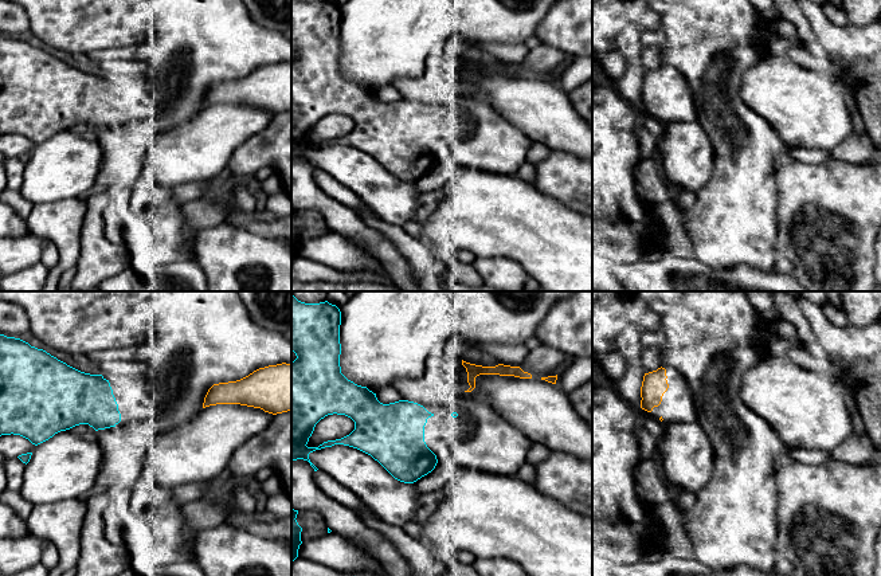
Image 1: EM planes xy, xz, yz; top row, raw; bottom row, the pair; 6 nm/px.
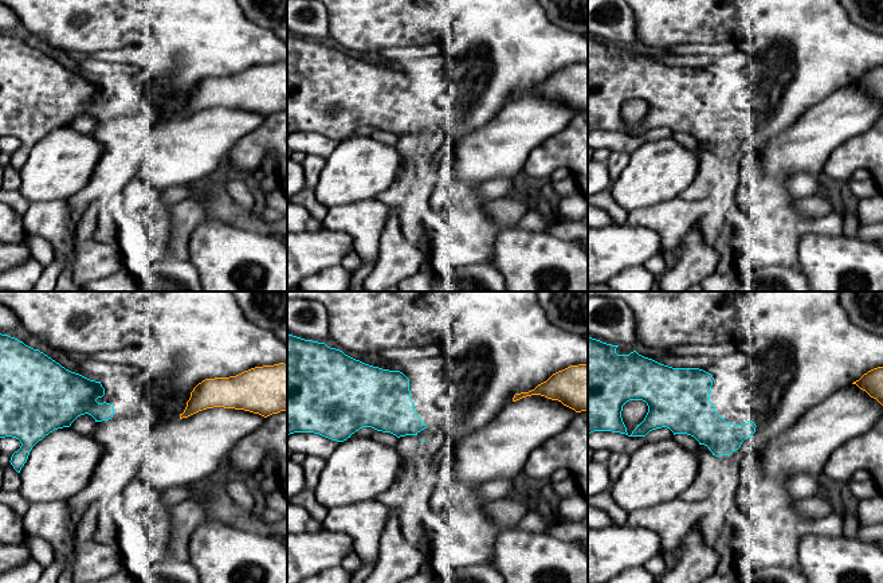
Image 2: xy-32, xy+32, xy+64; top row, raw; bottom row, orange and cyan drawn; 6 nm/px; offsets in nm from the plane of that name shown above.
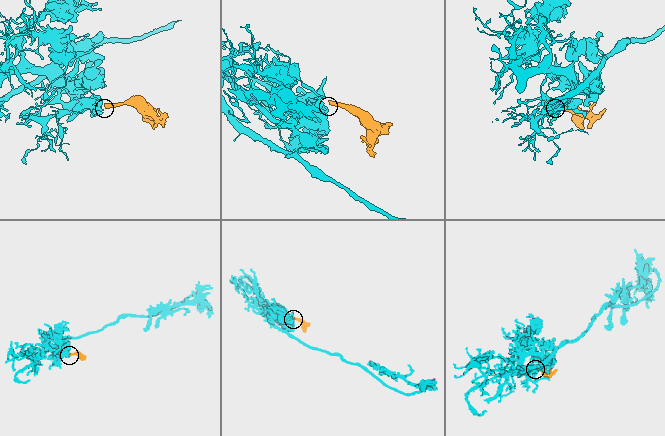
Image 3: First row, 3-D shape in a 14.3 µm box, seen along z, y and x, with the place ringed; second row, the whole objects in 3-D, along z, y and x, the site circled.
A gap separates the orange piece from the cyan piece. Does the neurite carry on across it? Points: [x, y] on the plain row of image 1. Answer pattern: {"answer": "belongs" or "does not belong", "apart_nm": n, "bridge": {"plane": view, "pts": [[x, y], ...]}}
{"answer": "does not belong", "apart_nm": 140, "bridge": {"plane": "xz", "pts": [[465, 90], [455, 112]]}}

